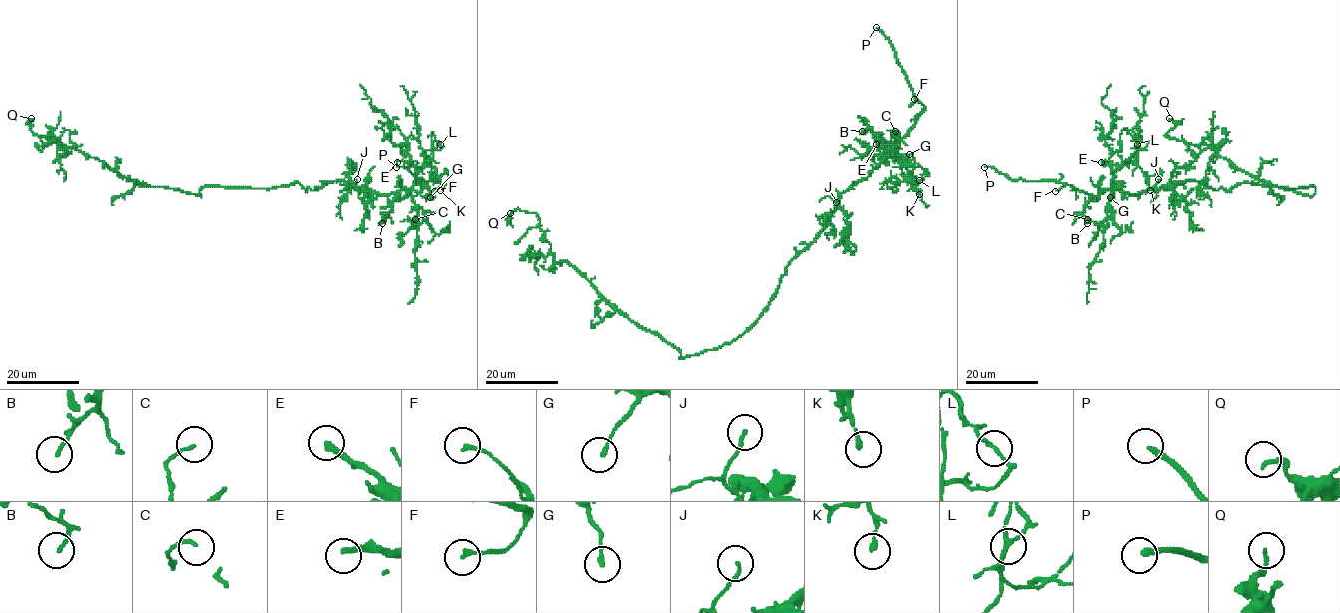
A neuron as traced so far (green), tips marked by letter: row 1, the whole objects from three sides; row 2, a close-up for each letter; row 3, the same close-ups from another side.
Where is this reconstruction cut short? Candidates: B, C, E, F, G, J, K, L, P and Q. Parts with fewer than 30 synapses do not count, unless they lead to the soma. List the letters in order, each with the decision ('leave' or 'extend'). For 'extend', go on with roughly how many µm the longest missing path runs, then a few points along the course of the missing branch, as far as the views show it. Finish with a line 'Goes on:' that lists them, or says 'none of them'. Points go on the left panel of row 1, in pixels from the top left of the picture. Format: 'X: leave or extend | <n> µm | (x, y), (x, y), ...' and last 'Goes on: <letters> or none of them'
B: leave
C: leave
E: extend | 35 µm | (397, 162), (383, 164), (378, 175), (365, 179), (350, 151), (350, 133), (346, 125)
F: leave
G: leave
J: leave
K: leave
L: leave
P: extend | 30 µm | (396, 167), (317, 172)
Q: leave
Goes on: E, P

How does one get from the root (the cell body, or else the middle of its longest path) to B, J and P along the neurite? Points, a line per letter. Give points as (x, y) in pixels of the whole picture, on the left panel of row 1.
B: (280, 186), (299, 183), (307, 191), (344, 180), (359, 189), (379, 193), (411, 190), (392, 203), (382, 223)
J: (280, 186), (299, 183), (307, 191), (344, 180), (350, 181), (357, 190), (354, 186), (357, 179)
P: (280, 186), (307, 191), (344, 180), (425, 196), (444, 183), (396, 167)

